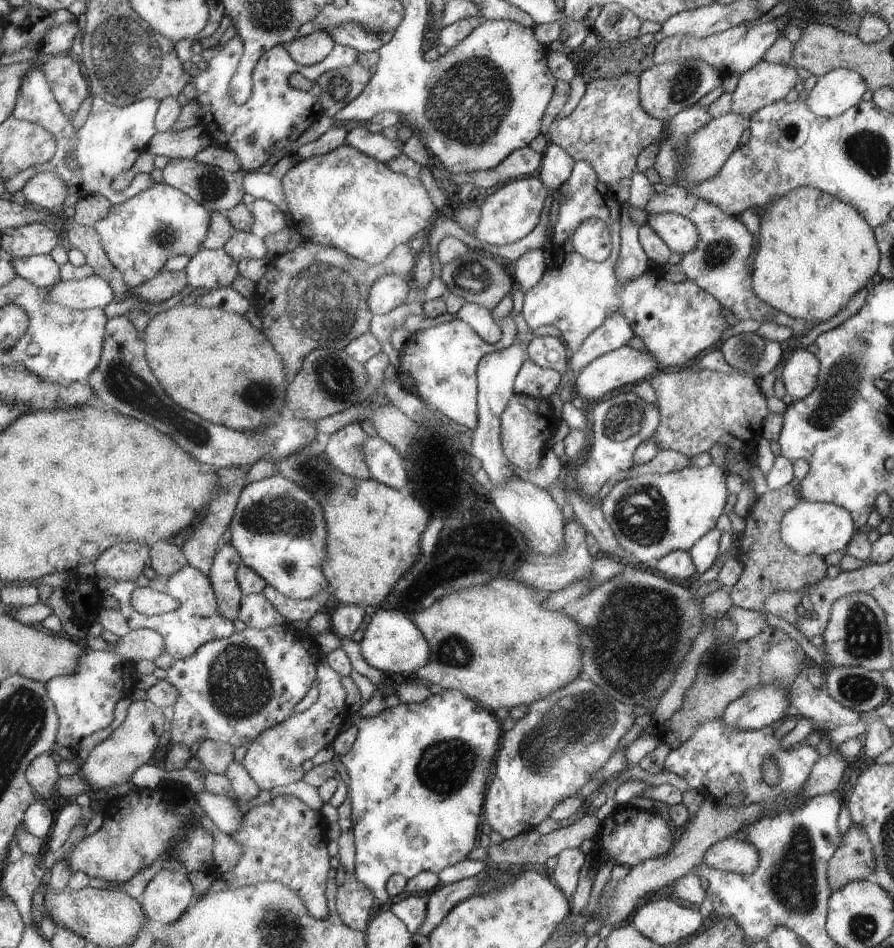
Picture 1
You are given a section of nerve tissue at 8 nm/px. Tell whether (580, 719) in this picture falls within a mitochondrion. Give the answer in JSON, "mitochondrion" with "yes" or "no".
{"mitochondrion":"yes"}

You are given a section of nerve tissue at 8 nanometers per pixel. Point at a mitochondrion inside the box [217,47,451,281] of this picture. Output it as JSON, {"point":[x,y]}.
{"point":[339,86]}

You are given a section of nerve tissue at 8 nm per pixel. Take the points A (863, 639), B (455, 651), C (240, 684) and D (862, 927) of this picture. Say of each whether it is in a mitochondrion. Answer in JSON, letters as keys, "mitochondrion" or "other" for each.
{"A":"mitochondrion","B":"mitochondrion","C":"mitochondrion","D":"mitochondrion"}

